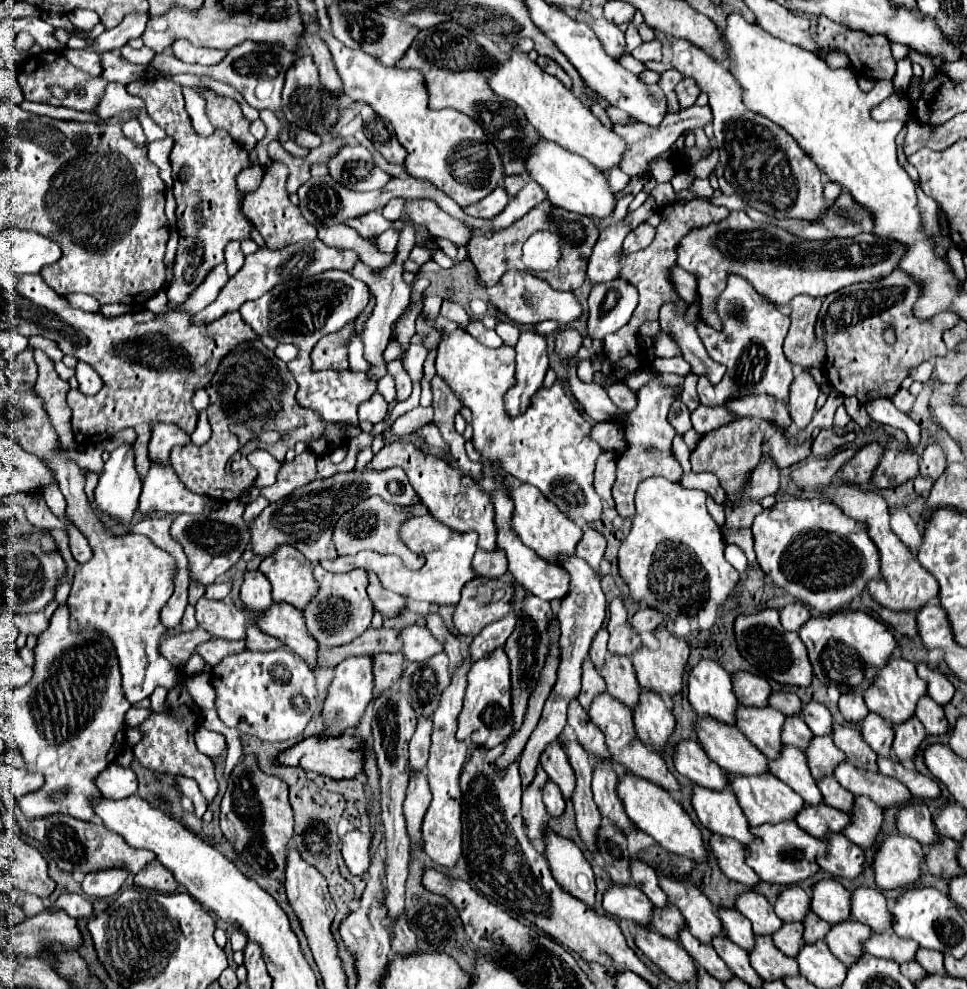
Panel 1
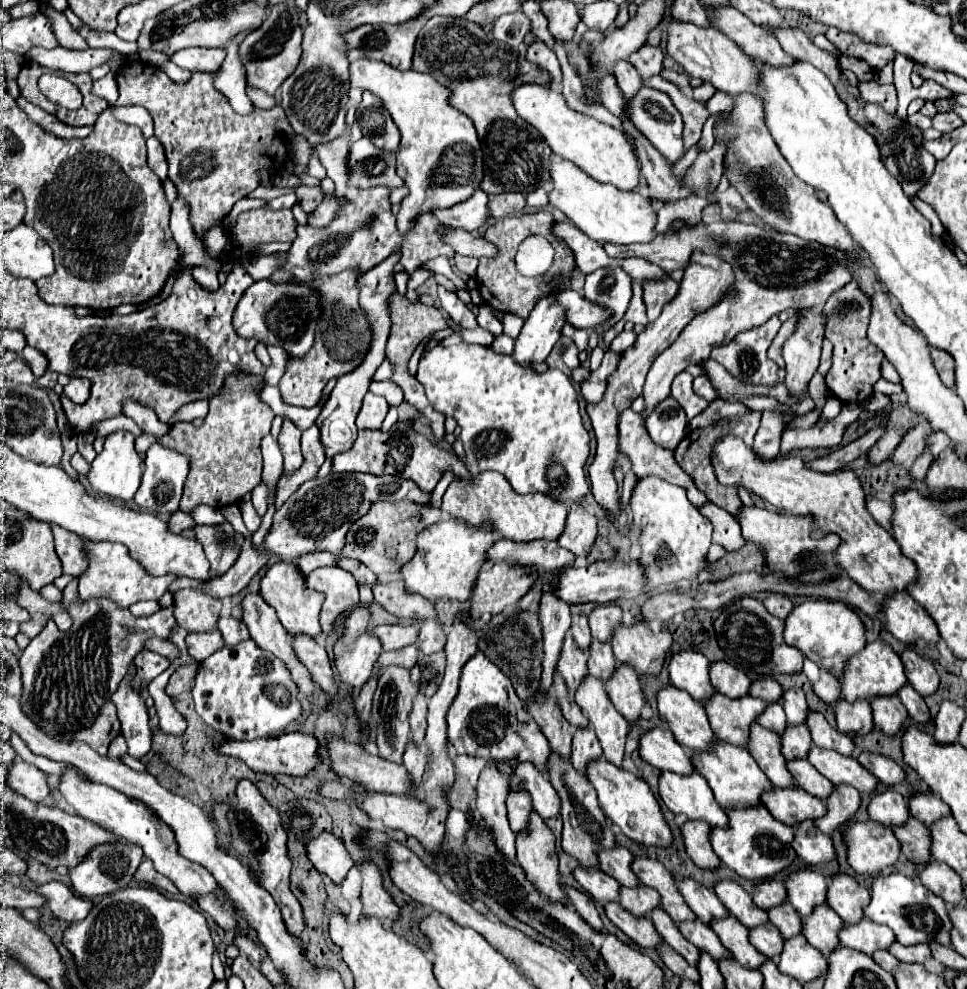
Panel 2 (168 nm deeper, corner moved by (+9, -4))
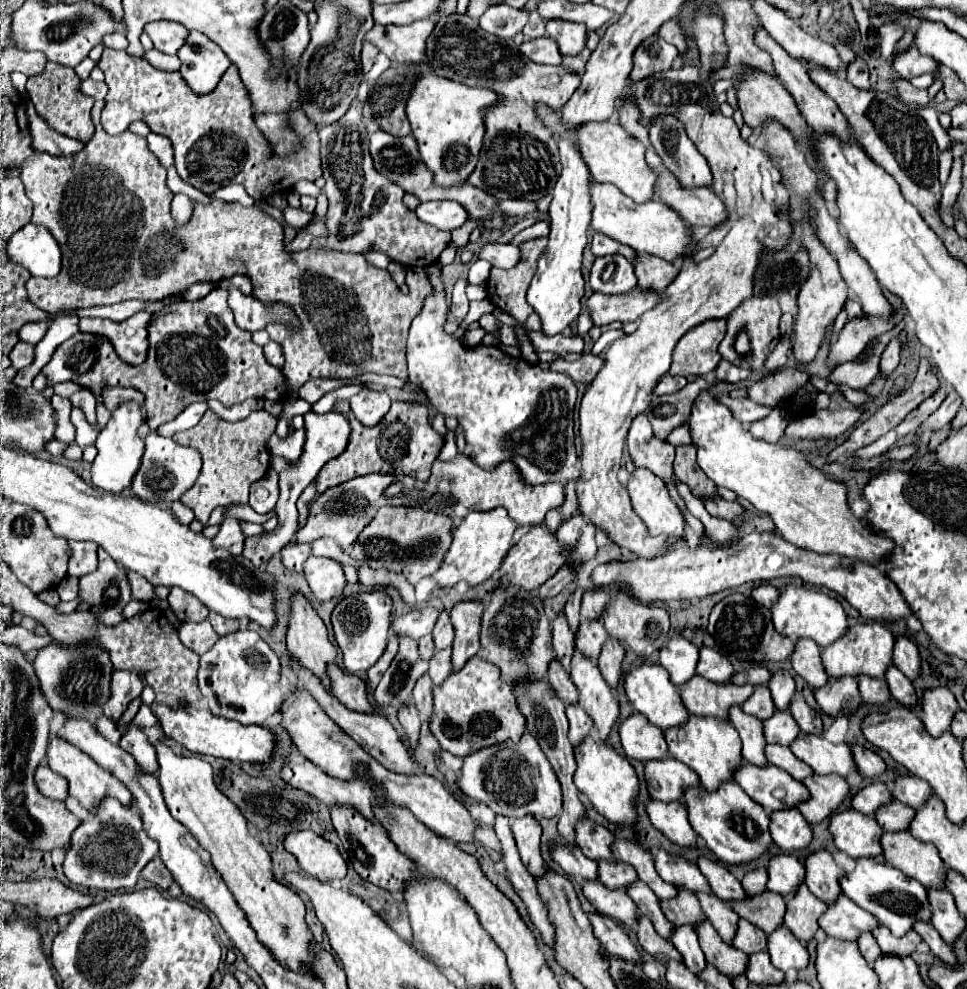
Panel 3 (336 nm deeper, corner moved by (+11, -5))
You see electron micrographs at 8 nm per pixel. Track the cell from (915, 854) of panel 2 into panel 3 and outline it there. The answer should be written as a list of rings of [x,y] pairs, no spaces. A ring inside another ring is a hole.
[[[890,803],[888,807],[880,807],[876,811],[876,821],[884,831],[908,831],[916,811],[902,803]]]

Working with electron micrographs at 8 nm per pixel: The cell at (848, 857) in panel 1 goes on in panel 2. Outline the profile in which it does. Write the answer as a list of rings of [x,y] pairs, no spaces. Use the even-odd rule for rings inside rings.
[[[812,820],[798,822],[794,826],[794,838],[792,838],[792,848],[796,854],[806,862],[806,864],[820,864],[836,858],[834,846],[830,836],[822,834]]]

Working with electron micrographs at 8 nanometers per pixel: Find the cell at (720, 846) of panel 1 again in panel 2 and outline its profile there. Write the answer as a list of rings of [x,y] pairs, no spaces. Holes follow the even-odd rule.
[[[686,820],[680,826],[680,834],[684,840],[686,852],[694,860],[694,864],[700,868],[714,870],[714,868],[718,868],[720,860],[716,858],[716,854],[712,850],[708,830],[710,830],[710,824],[702,822],[702,820]]]

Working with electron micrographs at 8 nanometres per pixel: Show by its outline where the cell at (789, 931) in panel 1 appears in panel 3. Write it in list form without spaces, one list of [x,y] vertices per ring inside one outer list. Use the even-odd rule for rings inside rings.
[[[740,919],[736,939],[734,939],[734,947],[744,951],[746,955],[764,951],[766,949],[766,933],[760,931],[760,927],[756,927],[754,923],[748,923],[746,919]]]

